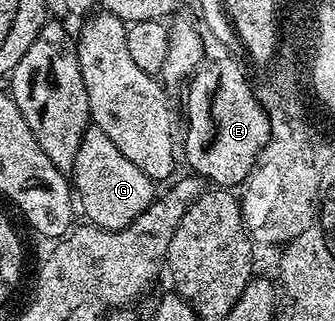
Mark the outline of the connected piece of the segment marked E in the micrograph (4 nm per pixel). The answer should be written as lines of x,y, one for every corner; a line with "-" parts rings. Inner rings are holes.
224,57
220,63
204,66
195,72
193,78
186,84
187,90
187,141
183,149
187,153
187,163
192,172
203,176
208,184
219,189
234,188
240,181
246,179
259,158
263,148
272,138
270,117
261,102
260,96
247,87
248,76
238,67
236,60
-
207,91
215,91
211,95
211,103
207,100

